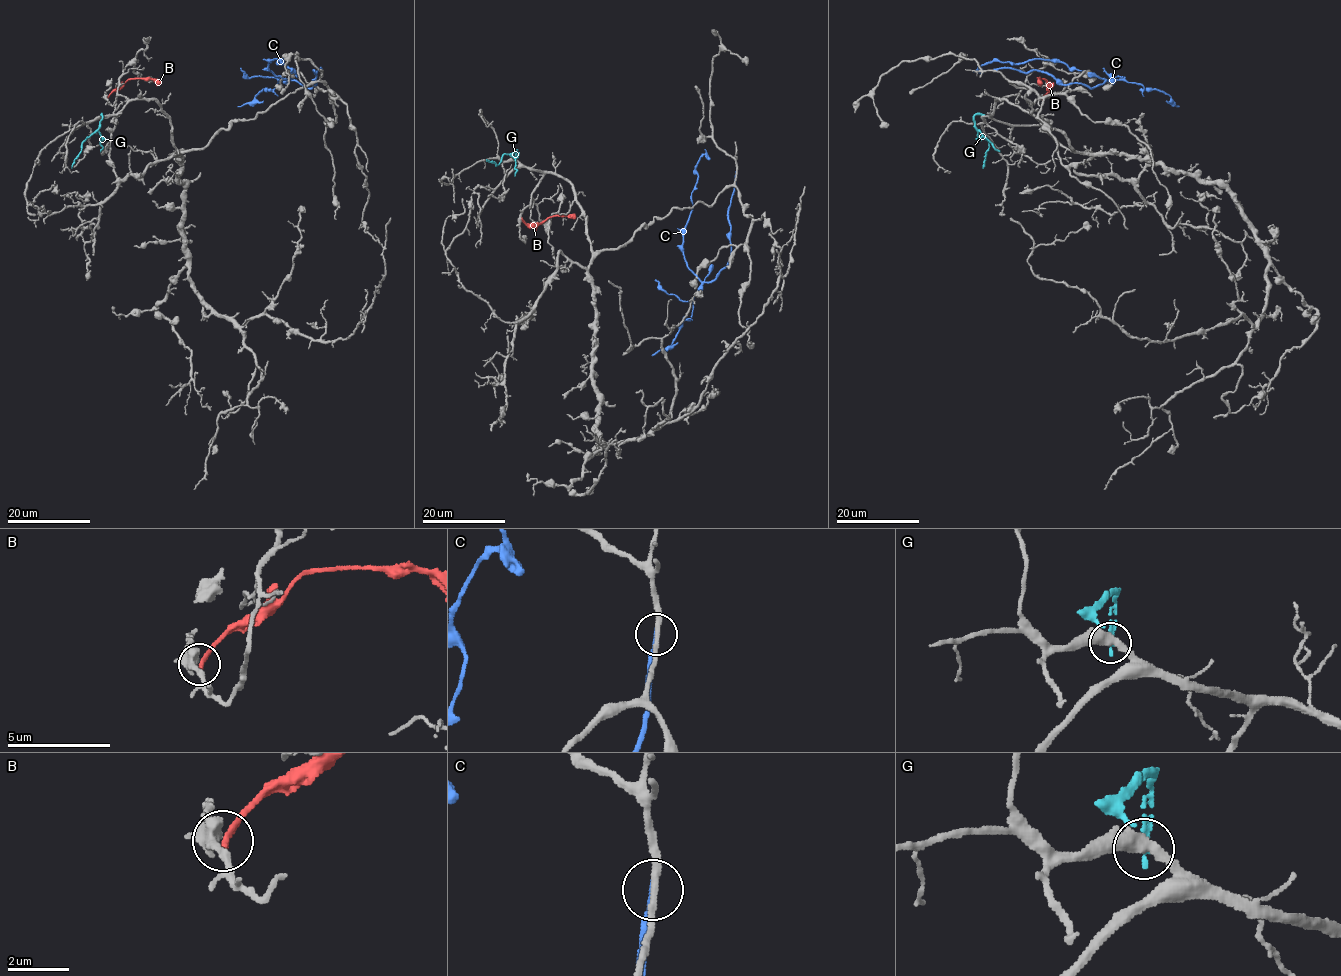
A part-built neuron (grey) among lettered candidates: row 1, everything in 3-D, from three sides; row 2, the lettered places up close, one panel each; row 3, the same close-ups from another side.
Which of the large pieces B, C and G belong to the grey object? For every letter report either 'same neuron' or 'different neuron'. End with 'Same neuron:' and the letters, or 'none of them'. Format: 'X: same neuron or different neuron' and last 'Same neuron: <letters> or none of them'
B: different neuron
C: different neuron
G: different neuron
Same neuron: none of them

